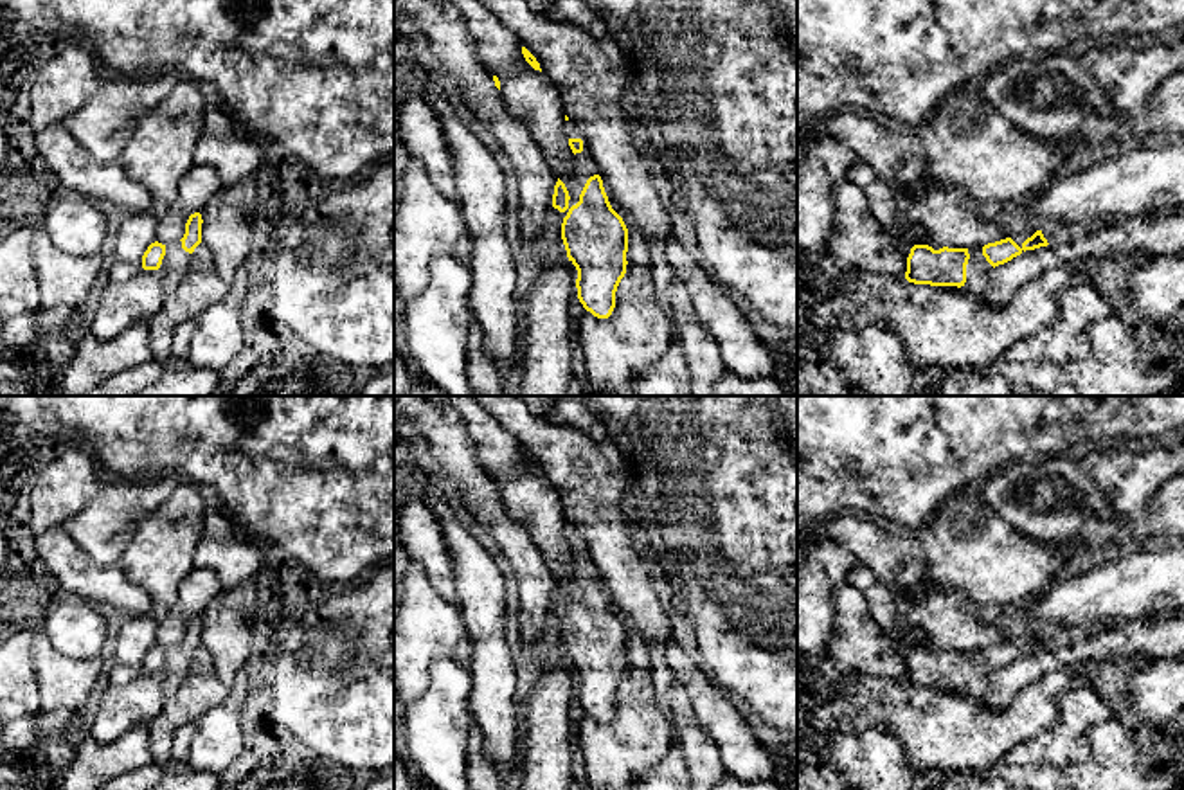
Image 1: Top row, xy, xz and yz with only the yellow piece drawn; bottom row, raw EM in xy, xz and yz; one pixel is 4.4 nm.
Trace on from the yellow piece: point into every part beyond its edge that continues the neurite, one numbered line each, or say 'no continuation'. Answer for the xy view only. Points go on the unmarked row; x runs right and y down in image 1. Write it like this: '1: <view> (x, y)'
1: xy (175, 666)

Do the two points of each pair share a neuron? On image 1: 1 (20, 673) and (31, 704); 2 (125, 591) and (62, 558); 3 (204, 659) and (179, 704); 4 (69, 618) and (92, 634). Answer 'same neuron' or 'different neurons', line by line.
1: same neuron
2: same neuron
3: same neuron
4: same neuron

